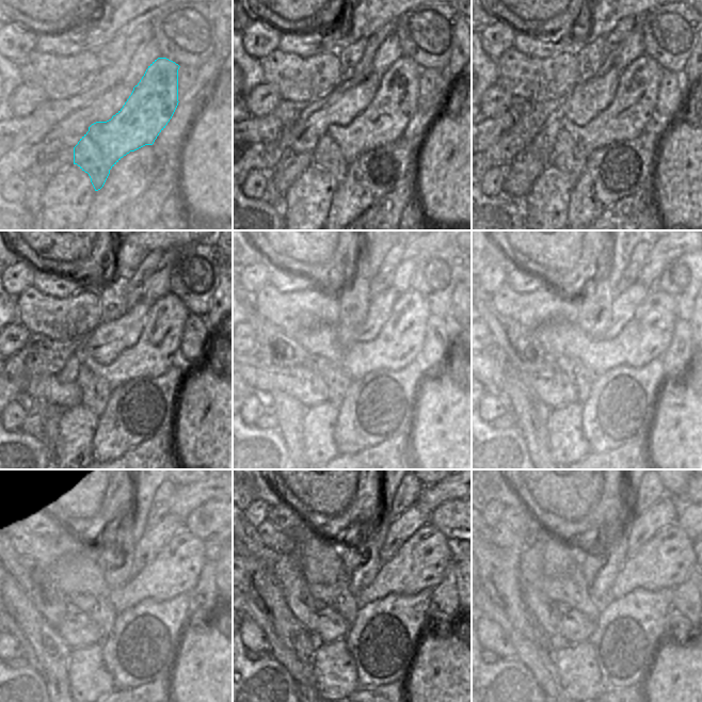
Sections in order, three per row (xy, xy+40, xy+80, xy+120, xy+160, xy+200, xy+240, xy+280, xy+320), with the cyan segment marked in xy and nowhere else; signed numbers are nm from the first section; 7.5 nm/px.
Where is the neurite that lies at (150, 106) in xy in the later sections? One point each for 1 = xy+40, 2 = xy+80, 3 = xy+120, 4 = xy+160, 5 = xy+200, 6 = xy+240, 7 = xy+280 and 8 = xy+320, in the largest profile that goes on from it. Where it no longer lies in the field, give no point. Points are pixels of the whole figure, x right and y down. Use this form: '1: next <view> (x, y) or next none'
1: next xy+40 (395, 104)
2: next xy+80 (634, 106)
3: next xy+120 (156, 350)
4: next xy+160 (399, 342)
5: next xy+200 (648, 334)
6: next xy+240 (176, 569)
7: next xy+280 (420, 562)
8: next xy+320 (667, 559)

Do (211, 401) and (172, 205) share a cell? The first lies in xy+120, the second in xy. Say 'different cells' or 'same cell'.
different cells

